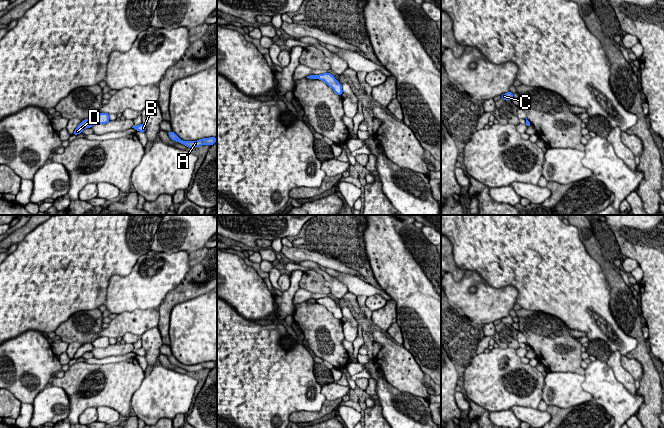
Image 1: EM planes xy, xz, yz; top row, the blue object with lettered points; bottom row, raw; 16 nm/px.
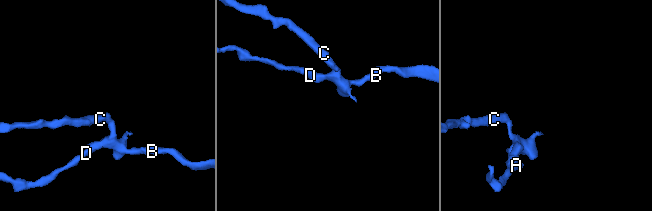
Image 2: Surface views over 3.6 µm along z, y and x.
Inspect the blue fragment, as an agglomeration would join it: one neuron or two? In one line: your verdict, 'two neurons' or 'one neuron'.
two neurons

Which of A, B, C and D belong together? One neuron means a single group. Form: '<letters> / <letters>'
A B C / D

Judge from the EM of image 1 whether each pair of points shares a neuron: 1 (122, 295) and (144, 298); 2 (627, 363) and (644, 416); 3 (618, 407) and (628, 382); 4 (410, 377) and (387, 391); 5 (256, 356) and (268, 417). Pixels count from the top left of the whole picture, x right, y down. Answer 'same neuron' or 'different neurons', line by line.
1: same neuron
2: different neurons
3: different neurons
4: different neurons
5: same neuron

